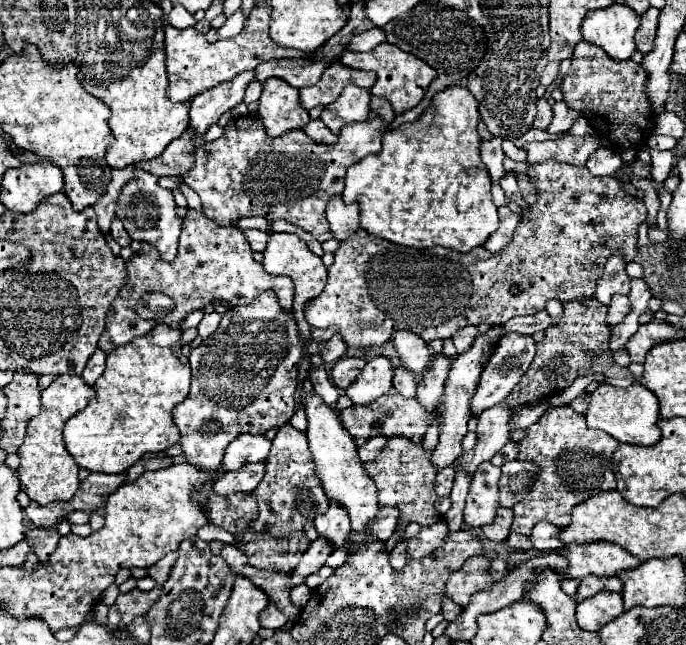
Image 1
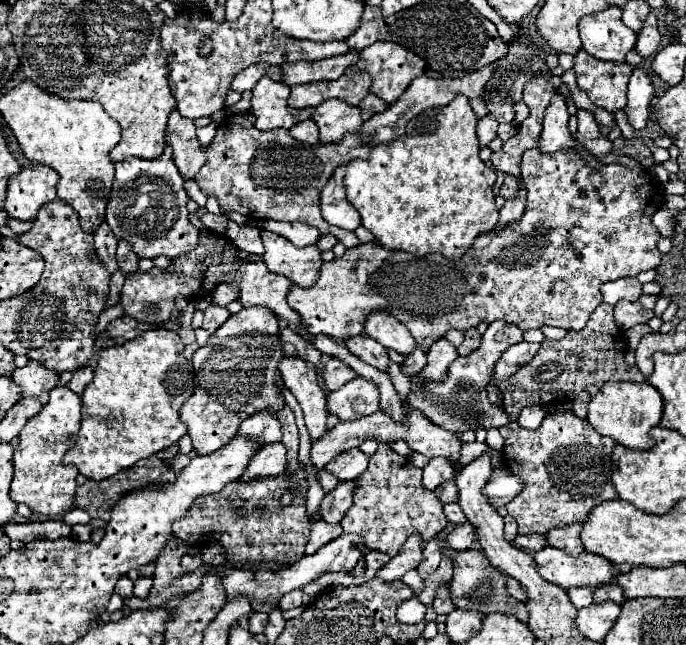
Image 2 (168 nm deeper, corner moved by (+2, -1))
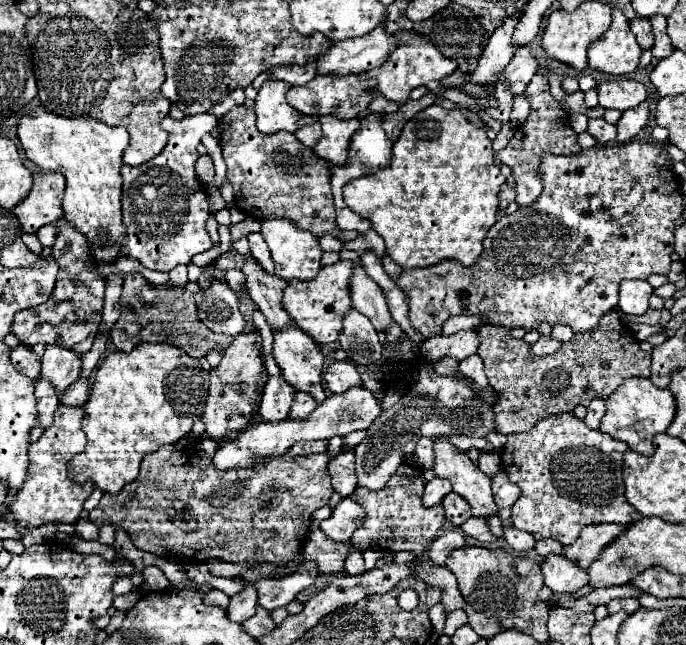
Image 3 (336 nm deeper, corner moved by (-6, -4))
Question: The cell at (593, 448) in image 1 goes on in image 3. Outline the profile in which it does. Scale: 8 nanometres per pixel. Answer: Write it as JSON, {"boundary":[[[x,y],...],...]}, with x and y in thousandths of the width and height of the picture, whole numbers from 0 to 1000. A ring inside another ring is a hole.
{"boundary":[[[835,640],[806,643],[765,671],[739,674],[730,702],[733,727],[757,752],[759,767],[751,777],[748,811],[780,836],[812,836],[818,845],[838,839],[850,817],[862,811],[917,814],[934,805],[934,795],[911,774],[908,702],[914,687],[897,684],[879,668],[859,665]]]}

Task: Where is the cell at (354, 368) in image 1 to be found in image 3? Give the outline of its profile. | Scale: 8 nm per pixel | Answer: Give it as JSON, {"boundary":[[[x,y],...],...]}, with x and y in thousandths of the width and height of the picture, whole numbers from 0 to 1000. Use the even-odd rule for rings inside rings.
{"boundary":[[[488,560],[485,566],[480,566],[471,588],[483,609],[503,609],[512,600],[526,597],[526,581],[509,560]]]}

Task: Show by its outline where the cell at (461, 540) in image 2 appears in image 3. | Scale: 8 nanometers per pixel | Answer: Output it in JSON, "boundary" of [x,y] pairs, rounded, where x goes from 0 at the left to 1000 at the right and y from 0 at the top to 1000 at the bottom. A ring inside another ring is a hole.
{"boundary":[[[652,823],[646,826],[643,833],[637,833],[625,854],[622,854],[622,867],[631,873],[631,876],[649,876],[649,867],[652,860],[663,851],[663,848],[675,848],[678,845],[678,833],[669,826],[669,823]]]}

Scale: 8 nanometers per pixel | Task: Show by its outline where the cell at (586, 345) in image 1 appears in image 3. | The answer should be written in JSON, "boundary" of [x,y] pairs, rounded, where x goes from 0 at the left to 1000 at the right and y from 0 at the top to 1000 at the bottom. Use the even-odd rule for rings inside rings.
{"boundary":[[[888,482],[867,513],[835,519],[832,529],[797,553],[774,550],[771,532],[748,529],[739,507],[704,504],[695,513],[701,526],[695,550],[707,563],[713,597],[730,609],[719,640],[722,668],[733,674],[768,668],[800,643],[832,640],[841,628],[856,631],[867,616],[885,619],[914,584],[949,581],[949,547],[934,544],[931,529],[908,510],[897,482]]]}

